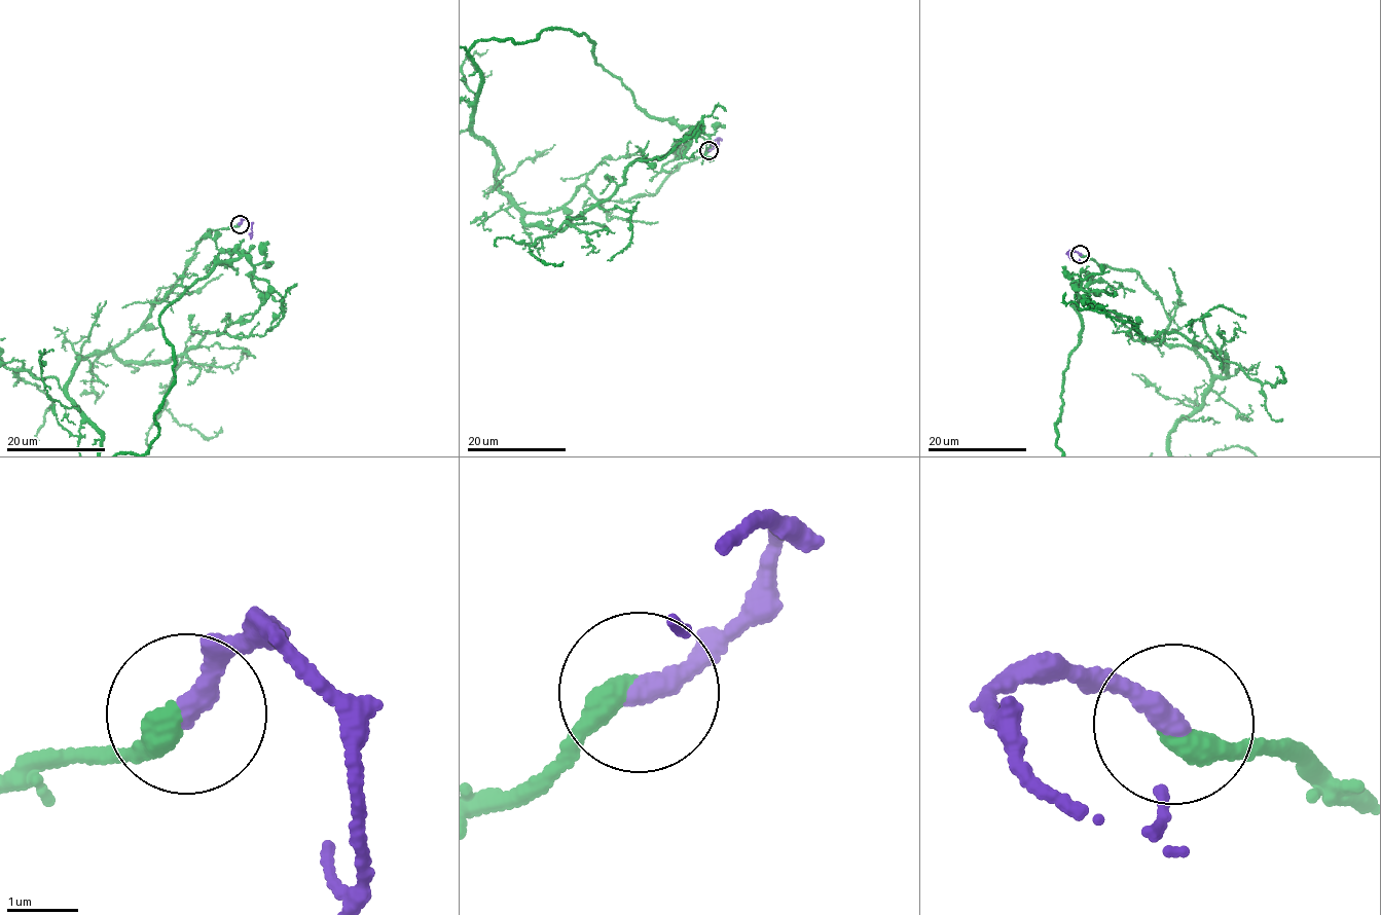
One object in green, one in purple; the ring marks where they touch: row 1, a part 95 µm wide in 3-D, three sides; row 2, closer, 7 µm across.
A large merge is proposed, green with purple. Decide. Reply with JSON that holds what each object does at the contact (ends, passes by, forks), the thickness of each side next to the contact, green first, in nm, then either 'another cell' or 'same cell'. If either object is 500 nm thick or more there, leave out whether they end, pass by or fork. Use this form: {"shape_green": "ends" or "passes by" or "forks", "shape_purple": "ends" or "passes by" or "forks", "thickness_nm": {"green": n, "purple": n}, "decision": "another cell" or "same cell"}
{"shape_green": "ends", "shape_purple": "ends", "thickness_nm": {"green": 380, "purple": 320}, "decision": "same cell"}

